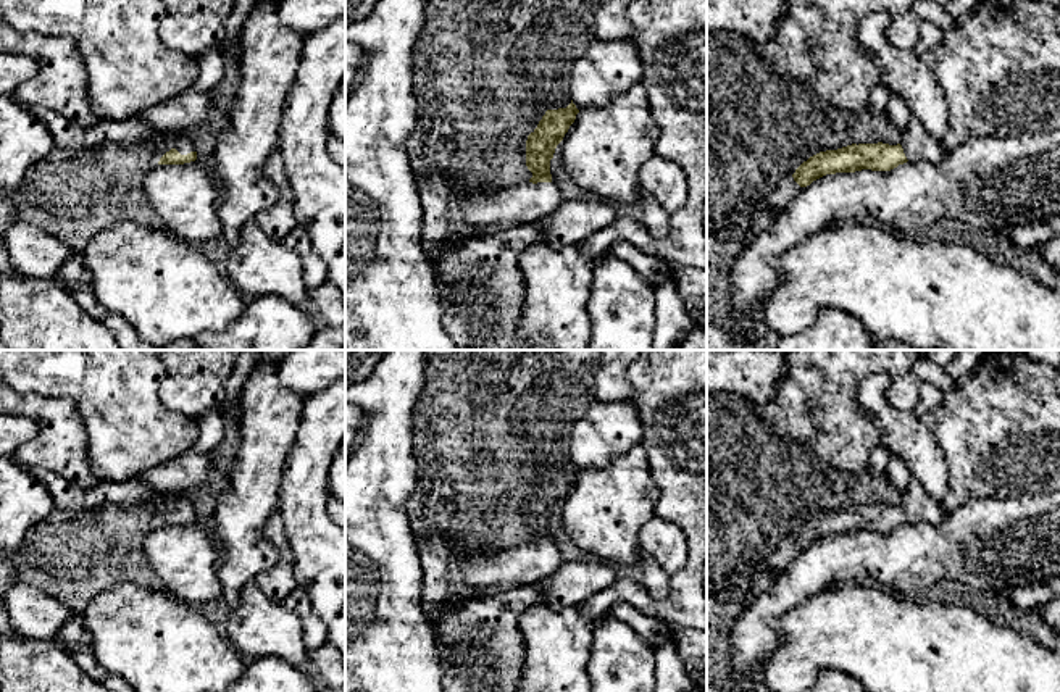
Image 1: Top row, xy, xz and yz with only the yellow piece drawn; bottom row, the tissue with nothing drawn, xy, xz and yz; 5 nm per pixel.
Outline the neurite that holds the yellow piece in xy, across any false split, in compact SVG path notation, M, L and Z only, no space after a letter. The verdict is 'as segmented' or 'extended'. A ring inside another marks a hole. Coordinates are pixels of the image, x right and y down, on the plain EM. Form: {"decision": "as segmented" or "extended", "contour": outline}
{"decision": "extended", "contour": "M32 471L48 489L56 510L79 513L106 503L152 502L156 506L152 531L158 526L184 526L197 521L192 502L181 492L153 490L137 479L100 481L94 487L81 487L56 473Z"}

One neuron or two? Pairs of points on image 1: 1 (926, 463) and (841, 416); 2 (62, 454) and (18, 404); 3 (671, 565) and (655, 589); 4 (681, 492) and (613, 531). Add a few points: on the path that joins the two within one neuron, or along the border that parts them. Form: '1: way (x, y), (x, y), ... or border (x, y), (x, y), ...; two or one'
1: border (857, 405), (875, 426), (880, 444); two
2: way (60, 437), (60, 429), (34, 407); one
3: border (641, 549), (670, 575); two
4: border (647, 470), (657, 489), (655, 515); two

